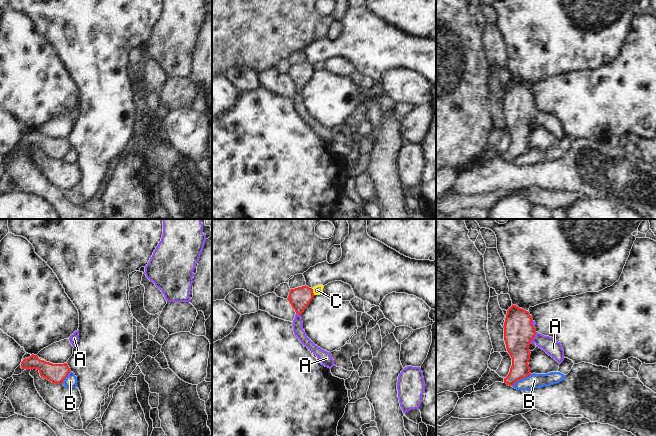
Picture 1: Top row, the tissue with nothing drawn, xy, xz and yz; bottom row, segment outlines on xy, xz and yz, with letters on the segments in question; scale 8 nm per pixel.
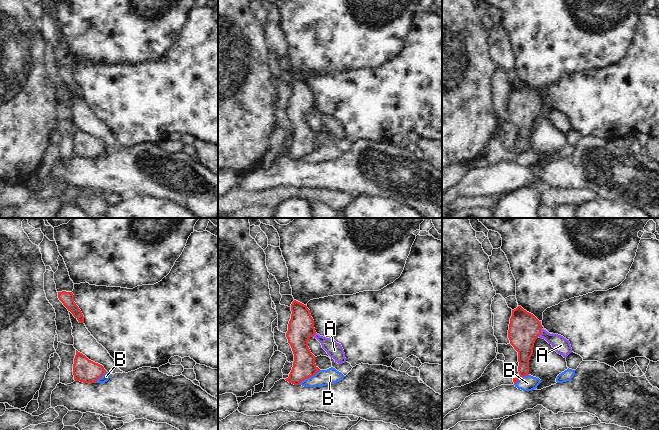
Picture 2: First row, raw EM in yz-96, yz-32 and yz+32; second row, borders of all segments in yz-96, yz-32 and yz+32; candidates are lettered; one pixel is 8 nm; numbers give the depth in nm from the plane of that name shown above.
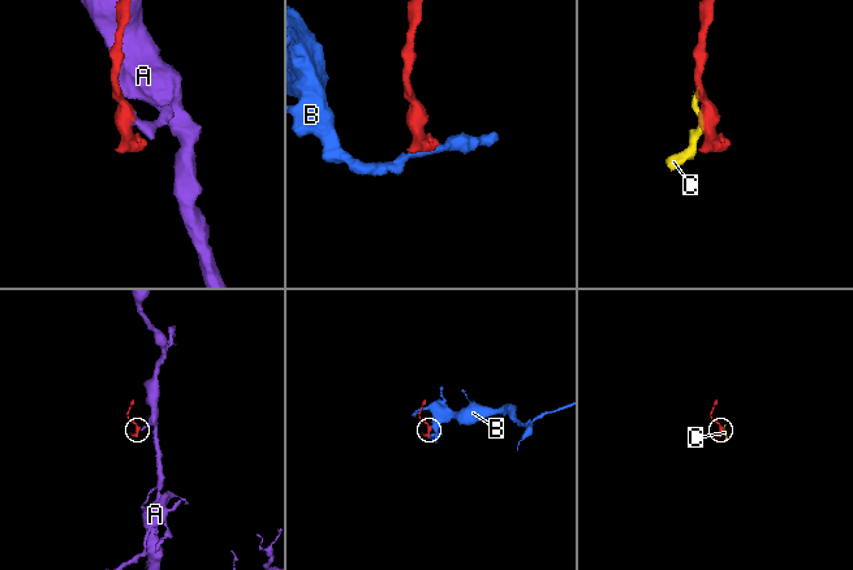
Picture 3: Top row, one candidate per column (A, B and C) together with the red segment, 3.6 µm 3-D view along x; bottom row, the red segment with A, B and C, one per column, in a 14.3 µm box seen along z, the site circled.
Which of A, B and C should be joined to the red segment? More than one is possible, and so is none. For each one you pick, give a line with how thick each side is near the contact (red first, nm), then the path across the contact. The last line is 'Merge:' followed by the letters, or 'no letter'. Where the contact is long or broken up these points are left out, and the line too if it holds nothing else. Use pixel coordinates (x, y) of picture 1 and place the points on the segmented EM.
A: Thickness 240 nm (red) against 140 nm. Path across: yz (518, 330), (533, 337), (553, 348)
Merge: A.

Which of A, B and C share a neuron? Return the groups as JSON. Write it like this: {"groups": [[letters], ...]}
{"groups": [["A"], ["B"], ["C"]]}

